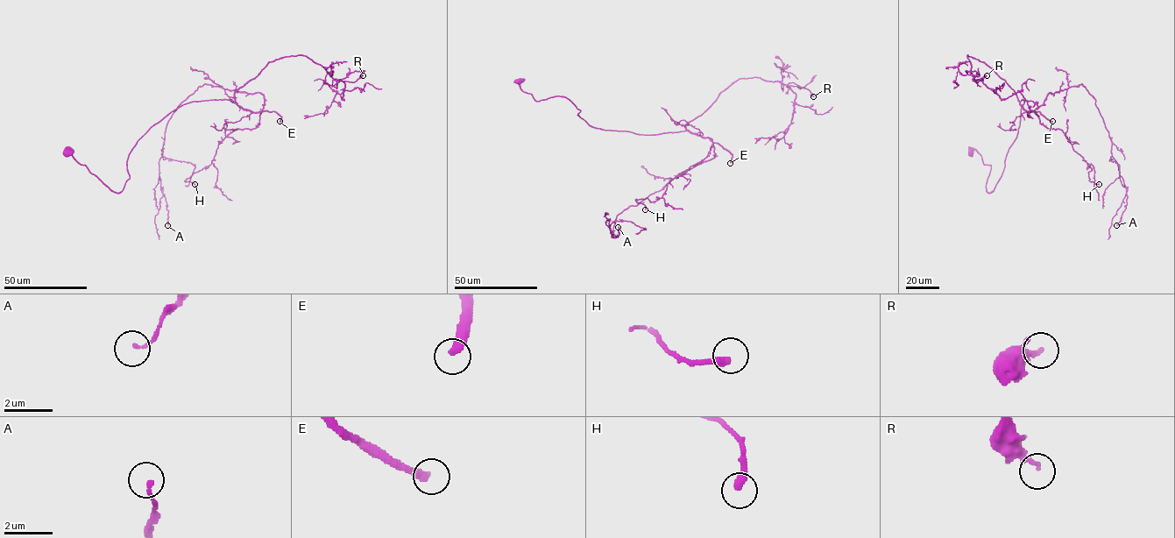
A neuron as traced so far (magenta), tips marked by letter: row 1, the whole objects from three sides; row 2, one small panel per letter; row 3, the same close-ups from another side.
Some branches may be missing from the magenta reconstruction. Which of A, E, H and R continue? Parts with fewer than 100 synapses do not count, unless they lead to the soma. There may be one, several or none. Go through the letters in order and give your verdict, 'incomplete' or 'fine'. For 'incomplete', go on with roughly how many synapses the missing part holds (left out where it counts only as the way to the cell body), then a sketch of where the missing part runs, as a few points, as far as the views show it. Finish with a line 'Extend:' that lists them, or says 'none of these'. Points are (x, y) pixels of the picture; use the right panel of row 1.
A: fine
E: incomplete; 130 synapses; course (1052, 121), (1078, 166), (1086, 169), (1100, 164), (1108, 167), (1121, 186), (1124, 183), (1123, 188), (1117, 191)
H: fine
R: fine
Extend: E

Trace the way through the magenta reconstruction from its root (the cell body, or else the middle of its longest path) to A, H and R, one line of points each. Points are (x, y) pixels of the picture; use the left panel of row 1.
A: (67, 152), (120, 193), (171, 112), (261, 112), (262, 95), (203, 84), (173, 113), (167, 225)
H: (67, 152), (120, 193), (131, 149), (183, 104), (227, 99), (262, 111), (184, 180), (194, 184)
R: (67, 152), (120, 193), (151, 127), (188, 102), (235, 102), (270, 62), (302, 55), (335, 80), (363, 75)

